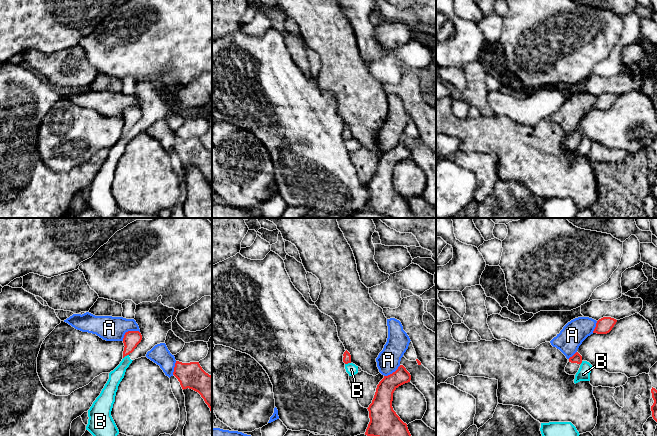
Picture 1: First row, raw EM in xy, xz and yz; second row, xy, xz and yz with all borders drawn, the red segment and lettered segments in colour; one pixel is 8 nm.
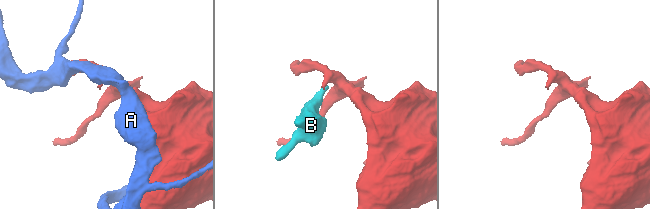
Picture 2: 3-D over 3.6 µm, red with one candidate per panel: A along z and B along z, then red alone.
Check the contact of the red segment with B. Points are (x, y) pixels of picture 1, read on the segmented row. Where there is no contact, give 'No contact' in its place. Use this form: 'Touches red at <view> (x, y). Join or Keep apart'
Touches red at xy (125, 355). Keep apart

